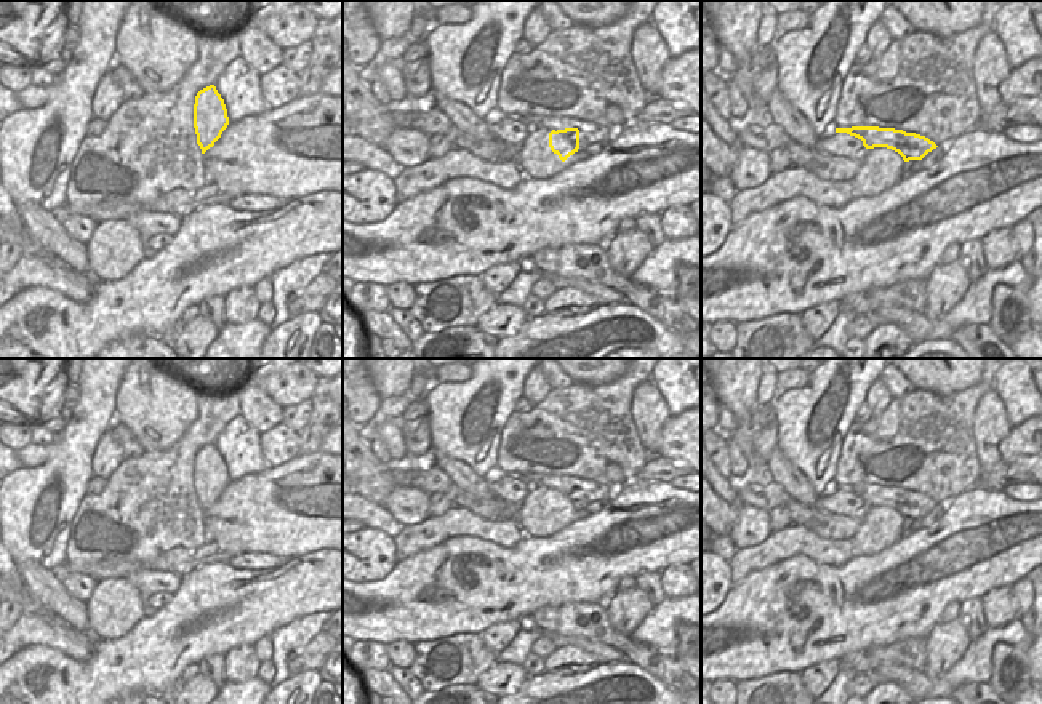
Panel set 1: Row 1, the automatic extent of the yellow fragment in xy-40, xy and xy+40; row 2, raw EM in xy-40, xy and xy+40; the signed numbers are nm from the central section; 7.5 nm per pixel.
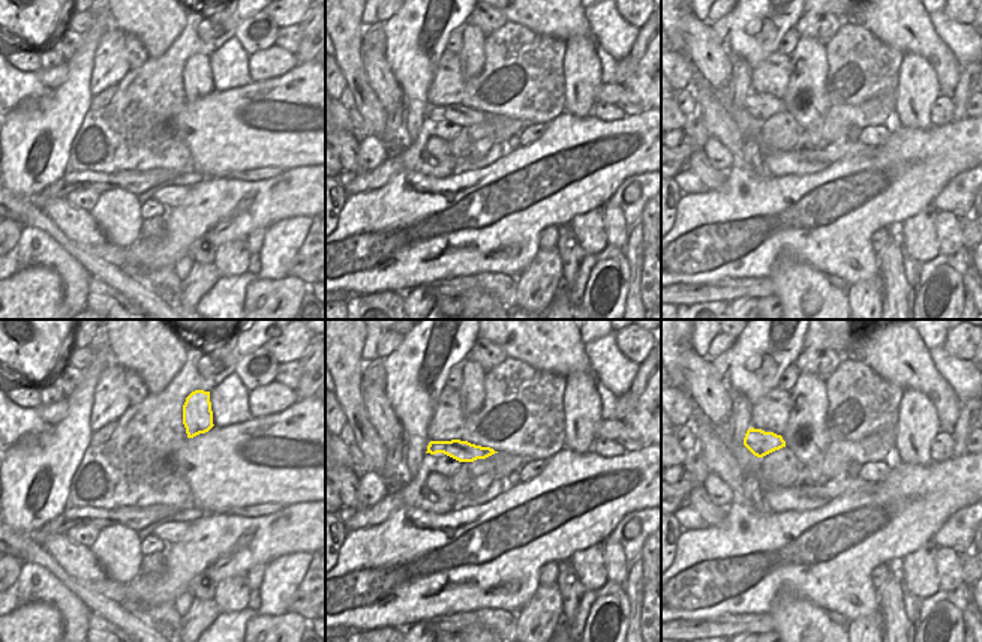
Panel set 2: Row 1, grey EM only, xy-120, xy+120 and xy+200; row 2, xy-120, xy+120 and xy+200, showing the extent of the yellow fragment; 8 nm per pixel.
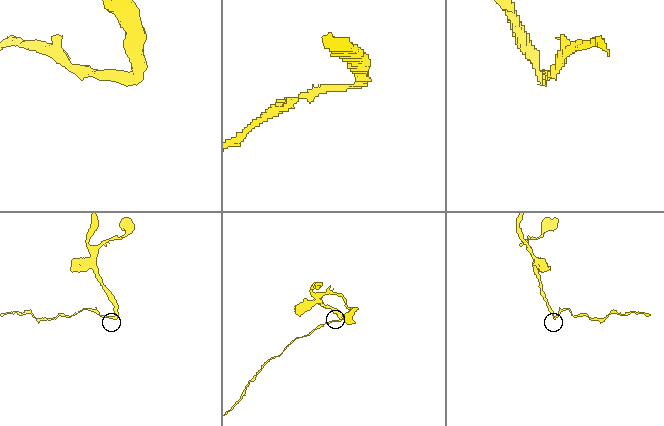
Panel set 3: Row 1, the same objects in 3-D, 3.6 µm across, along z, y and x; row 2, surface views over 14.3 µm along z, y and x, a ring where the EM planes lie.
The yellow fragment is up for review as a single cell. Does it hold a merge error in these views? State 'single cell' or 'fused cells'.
fused cells

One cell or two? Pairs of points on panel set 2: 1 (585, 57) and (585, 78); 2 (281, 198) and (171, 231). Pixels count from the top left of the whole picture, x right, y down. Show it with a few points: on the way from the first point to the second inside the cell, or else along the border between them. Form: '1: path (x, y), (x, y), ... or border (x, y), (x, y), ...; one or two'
1: path (585, 62), (585, 74); one
2: path (254, 204), (236, 207), (198, 234); one

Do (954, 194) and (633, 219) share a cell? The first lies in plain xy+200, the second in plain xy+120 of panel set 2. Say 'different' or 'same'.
same

